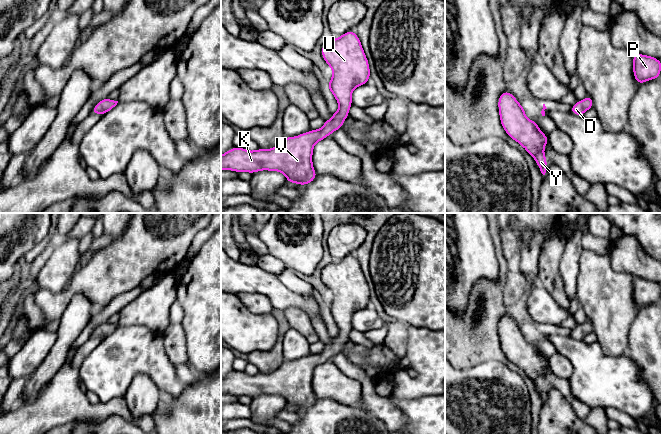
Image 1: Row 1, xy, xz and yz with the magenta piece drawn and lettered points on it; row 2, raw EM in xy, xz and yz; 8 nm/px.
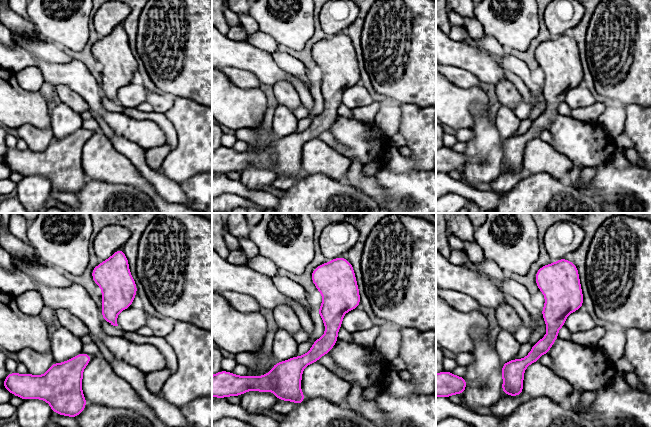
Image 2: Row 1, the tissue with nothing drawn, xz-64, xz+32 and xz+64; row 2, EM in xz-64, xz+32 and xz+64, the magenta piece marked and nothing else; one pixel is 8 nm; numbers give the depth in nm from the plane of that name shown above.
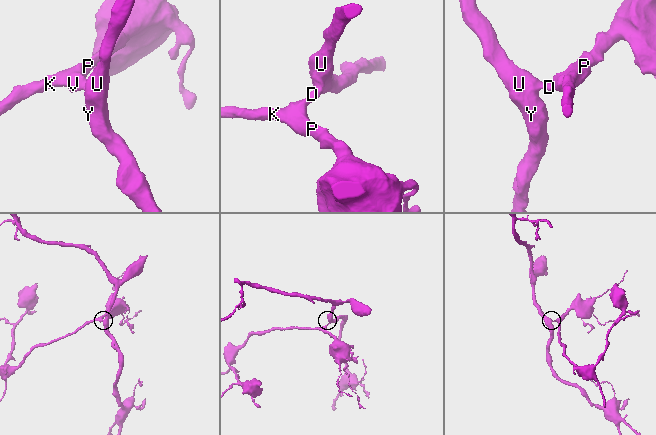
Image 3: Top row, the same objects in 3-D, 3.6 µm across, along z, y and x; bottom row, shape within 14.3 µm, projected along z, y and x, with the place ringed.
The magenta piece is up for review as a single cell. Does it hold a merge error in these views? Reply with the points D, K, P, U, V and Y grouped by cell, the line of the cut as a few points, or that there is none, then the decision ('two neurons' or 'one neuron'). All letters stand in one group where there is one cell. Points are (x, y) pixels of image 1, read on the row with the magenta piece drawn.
D K P U V Y; no cut; one neuron

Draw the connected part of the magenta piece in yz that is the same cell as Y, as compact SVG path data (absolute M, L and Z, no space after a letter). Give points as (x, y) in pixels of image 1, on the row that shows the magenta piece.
M504 91L498 98L499 116L506 134L518 142L535 159L541 173L545 175L547 159L544 147L550 140L539 129L537 119L530 121L524 107L509 91Z

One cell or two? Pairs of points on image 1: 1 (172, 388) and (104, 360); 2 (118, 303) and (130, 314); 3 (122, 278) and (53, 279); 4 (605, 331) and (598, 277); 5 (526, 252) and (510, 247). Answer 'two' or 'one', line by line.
1: one
2: two
3: two
4: one
5: two

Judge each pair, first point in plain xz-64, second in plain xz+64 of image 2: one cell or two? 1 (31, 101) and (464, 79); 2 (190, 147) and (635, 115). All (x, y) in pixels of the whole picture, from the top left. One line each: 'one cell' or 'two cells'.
1: two cells
2: one cell

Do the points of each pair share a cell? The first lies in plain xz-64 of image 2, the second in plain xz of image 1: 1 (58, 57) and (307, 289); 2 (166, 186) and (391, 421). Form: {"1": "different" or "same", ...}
{"1": "same", "2": "same"}

